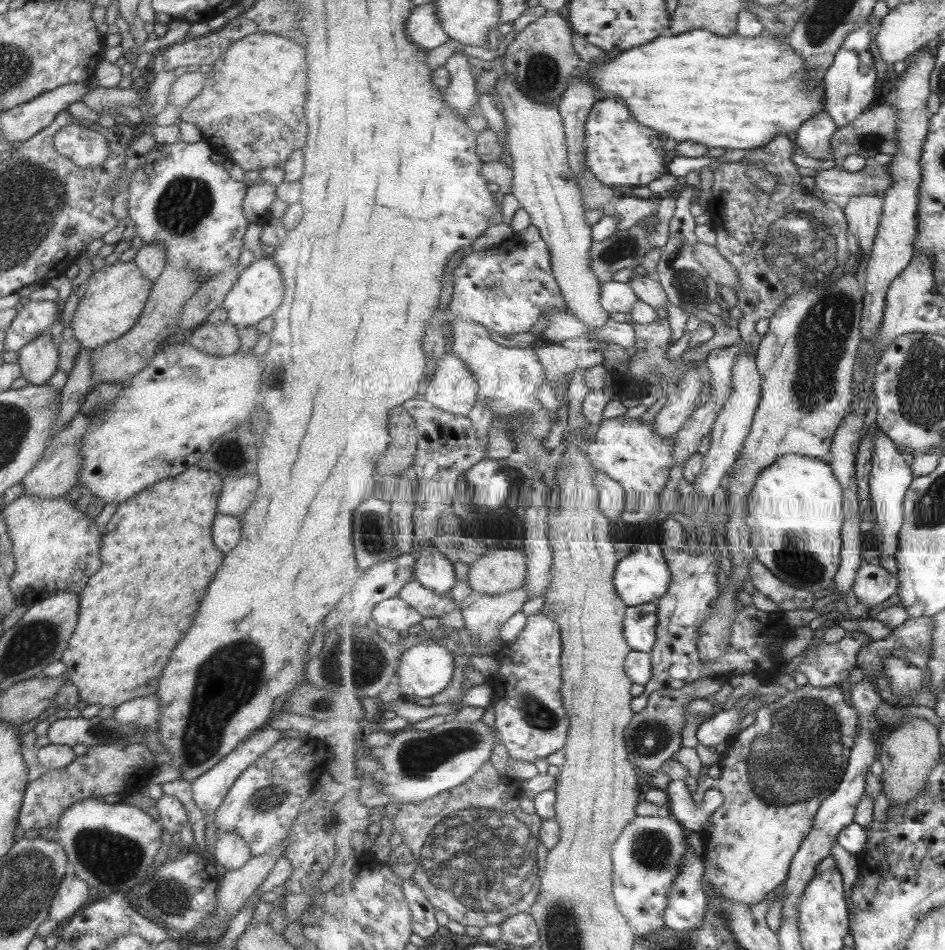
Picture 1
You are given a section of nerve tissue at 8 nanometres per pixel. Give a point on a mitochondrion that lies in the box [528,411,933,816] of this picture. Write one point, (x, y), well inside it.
(796, 756)

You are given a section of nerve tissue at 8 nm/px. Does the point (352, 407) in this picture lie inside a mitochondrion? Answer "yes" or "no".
no

